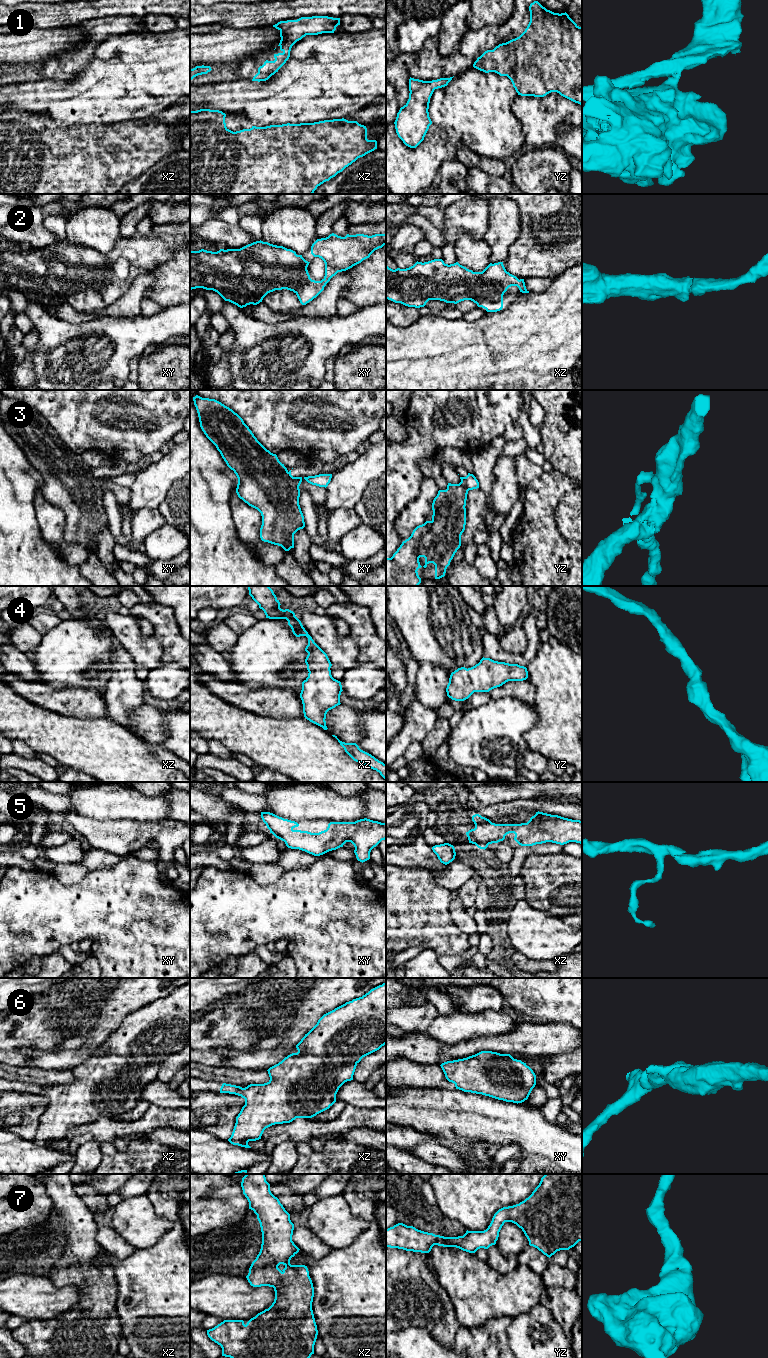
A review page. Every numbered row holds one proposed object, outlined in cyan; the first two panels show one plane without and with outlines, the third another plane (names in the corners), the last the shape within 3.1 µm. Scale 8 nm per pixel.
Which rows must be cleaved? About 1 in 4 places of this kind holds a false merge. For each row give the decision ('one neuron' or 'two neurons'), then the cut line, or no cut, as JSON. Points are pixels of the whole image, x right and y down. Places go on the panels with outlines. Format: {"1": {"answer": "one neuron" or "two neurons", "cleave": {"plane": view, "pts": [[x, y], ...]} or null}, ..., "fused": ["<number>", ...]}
{"1": {"answer": "one neuron", "cleave": null}, "2": {"answer": "one neuron", "cleave": null}, "3": {"answer": "two neurons", "cleave": {"plane": "xy", "pts": [[288, 472], [288, 475], [298, 487]]}}, "4": {"answer": "one neuron", "cleave": null}, "5": {"answer": "one neuron", "cleave": null}, "6": {"answer": "one neuron", "cleave": null}, "7": {"answer": "one neuron", "cleave": null}, "fused": ["3"]}

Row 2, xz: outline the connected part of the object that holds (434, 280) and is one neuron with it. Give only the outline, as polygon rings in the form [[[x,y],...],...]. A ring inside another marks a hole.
[[[434,259],[424,263],[417,261],[413,266],[406,269],[397,268],[393,270],[386,266],[386,299],[408,307],[424,307],[429,300],[440,300],[454,304],[464,300],[471,300],[487,312],[497,312],[502,310],[503,295],[511,286],[517,286],[522,293],[529,293],[524,279],[519,280],[516,276],[507,272],[503,262],[490,263],[482,272],[473,272],[458,262],[448,265],[442,259]]]

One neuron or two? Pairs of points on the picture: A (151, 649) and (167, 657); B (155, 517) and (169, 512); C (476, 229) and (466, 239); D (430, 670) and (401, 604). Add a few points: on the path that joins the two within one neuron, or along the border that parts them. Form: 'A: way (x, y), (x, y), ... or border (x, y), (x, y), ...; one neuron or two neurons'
A: border (153, 634), (161, 645), (162, 664); two neurons
B: border (158, 509), (166, 522); two neurons
C: border (483, 238), (476, 239), (462, 232), (453, 244); two neurons
D: border (420, 663), (432, 662), (447, 667); two neurons

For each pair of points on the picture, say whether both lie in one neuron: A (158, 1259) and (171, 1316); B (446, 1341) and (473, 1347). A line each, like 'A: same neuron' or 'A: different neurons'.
A: same neuron
B: different neurons

